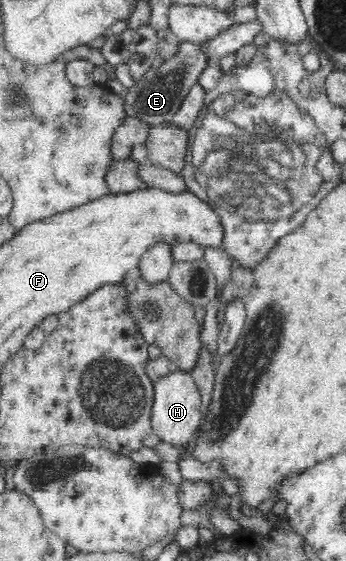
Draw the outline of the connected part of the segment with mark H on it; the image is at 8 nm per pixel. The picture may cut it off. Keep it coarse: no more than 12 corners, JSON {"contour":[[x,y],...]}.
{"contour":[[175,369],[152,383],[151,428],[185,449],[201,421],[194,378]]}

